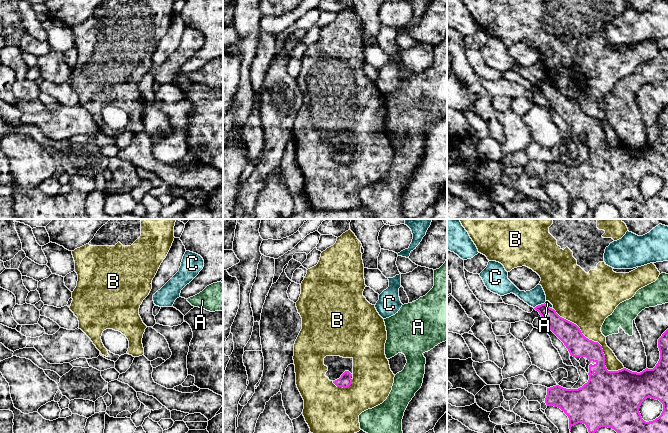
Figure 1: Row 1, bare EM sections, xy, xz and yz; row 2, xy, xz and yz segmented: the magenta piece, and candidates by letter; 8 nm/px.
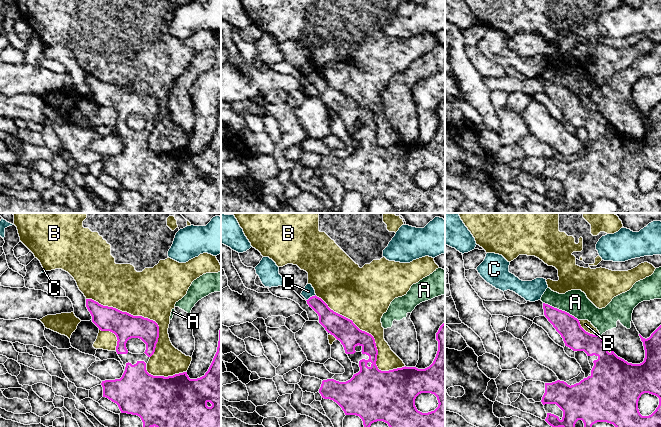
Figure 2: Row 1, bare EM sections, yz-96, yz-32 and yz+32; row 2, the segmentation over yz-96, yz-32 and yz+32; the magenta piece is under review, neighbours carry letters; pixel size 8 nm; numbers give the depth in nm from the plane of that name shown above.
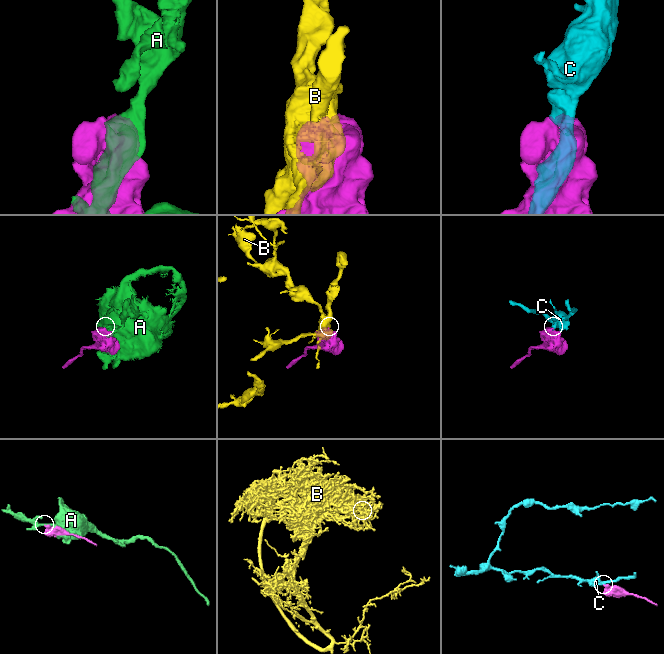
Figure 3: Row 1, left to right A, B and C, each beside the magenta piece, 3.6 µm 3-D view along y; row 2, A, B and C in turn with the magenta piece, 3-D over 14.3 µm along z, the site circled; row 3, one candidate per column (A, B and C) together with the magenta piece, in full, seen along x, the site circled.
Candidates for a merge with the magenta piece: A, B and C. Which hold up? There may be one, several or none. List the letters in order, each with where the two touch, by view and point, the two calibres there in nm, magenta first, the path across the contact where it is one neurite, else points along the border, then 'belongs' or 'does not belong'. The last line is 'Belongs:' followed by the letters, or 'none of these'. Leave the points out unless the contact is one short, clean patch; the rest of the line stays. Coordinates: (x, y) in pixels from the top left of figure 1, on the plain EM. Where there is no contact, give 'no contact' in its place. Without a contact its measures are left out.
A: contact yz (547, 82); calibres 160 and 40 nm; does not belong
B: contact yz (595, 118); calibres 180 and 280 nm; does not belong
C: contact yz (539, 81); calibres 150 and 140 nm; border yz (544, 78), (534, 84); does not belong
Belongs: none of these

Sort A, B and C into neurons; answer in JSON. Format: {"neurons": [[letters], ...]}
{"neurons": [["A"], ["B"], ["C"]]}

